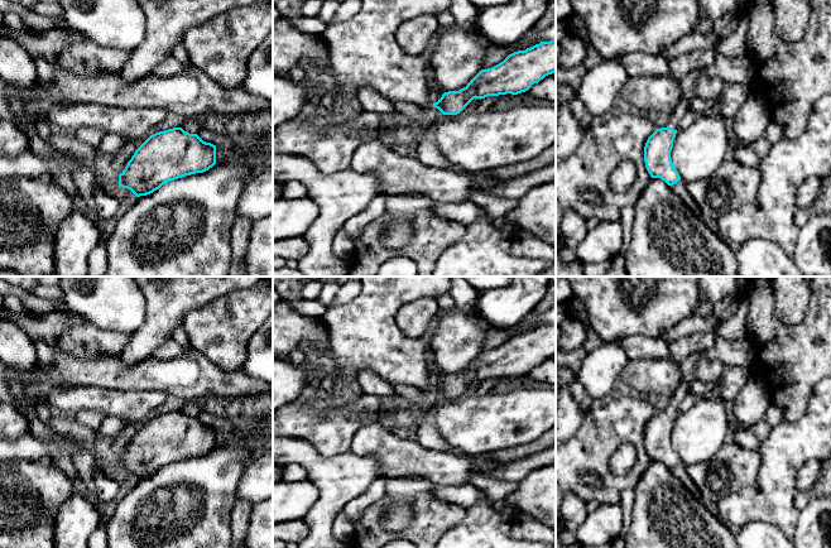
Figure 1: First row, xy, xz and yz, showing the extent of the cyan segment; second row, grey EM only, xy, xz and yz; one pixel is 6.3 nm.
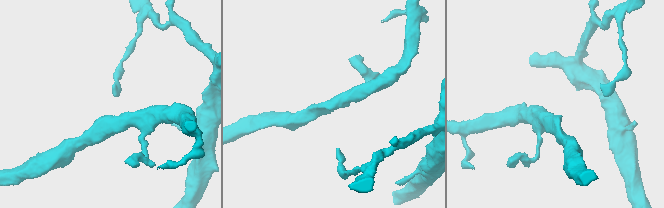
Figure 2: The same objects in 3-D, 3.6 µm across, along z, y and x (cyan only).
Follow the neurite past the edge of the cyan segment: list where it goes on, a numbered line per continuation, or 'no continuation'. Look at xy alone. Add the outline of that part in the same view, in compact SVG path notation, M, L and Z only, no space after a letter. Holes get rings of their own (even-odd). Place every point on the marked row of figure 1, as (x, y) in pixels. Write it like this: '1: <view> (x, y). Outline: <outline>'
no continuation

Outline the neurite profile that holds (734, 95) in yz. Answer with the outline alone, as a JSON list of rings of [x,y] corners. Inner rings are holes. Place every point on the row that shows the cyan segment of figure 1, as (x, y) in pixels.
[[[725,82],[722,90],[722,117],[734,119],[750,92],[748,85]]]

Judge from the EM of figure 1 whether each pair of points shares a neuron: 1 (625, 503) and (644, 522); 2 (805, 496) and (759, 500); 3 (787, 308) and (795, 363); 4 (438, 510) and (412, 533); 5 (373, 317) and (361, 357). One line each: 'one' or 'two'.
1: two
2: two
3: two
4: one
5: one

